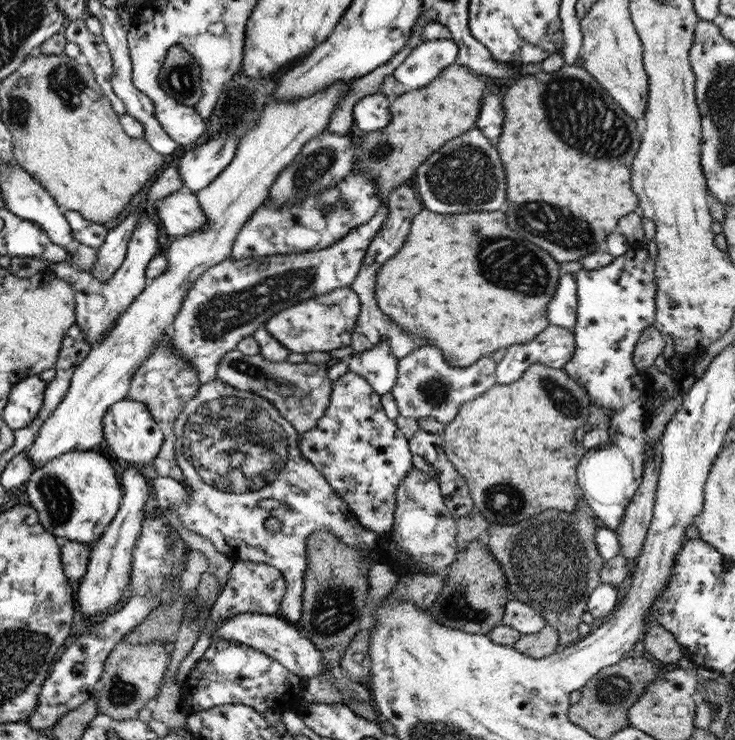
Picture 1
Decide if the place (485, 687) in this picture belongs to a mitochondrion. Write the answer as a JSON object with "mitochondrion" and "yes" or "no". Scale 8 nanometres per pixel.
{"mitochondrion":"no"}

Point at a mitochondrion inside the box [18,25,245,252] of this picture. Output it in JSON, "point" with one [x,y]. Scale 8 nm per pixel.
{"point":[66,84]}

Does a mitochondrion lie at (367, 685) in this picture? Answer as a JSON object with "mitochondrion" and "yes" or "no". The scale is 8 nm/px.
{"mitochondrion":"no"}

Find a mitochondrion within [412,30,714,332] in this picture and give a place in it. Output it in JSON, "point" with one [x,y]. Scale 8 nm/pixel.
{"point":[577,113]}

